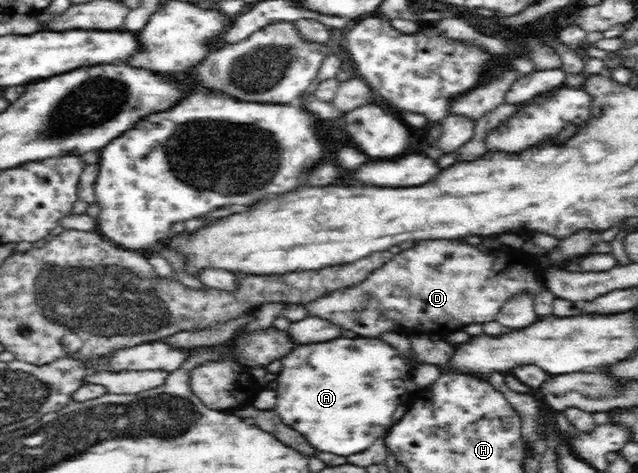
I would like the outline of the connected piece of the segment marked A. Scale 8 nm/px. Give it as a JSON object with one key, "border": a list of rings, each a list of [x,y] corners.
{"border":[[[330,339],[324,343],[312,343],[312,345],[300,345],[294,347],[288,355],[282,357],[282,371],[278,373],[276,381],[276,413],[284,419],[284,423],[306,435],[306,439],[318,449],[326,453],[336,453],[336,455],[354,455],[362,453],[370,445],[374,445],[384,433],[386,427],[392,425],[394,413],[406,391],[398,387],[398,379],[408,379],[412,367],[400,357],[400,353],[390,347],[388,343],[380,339]]]}

